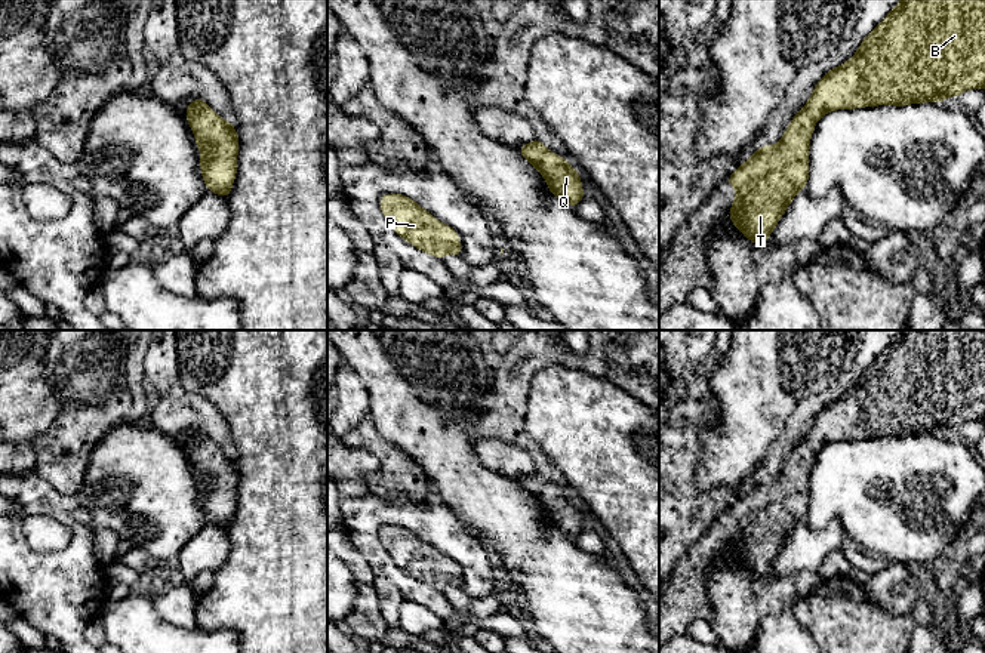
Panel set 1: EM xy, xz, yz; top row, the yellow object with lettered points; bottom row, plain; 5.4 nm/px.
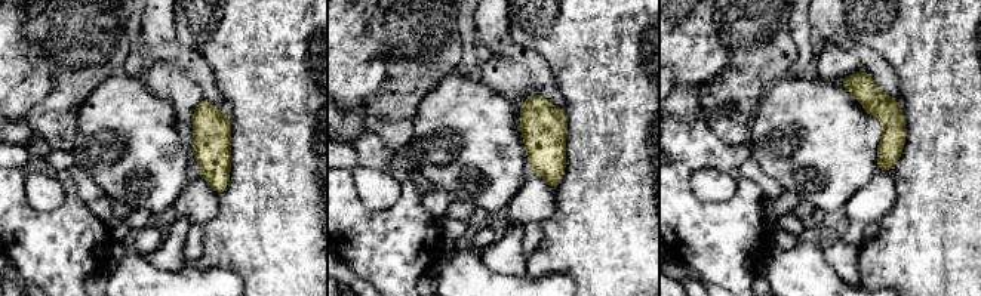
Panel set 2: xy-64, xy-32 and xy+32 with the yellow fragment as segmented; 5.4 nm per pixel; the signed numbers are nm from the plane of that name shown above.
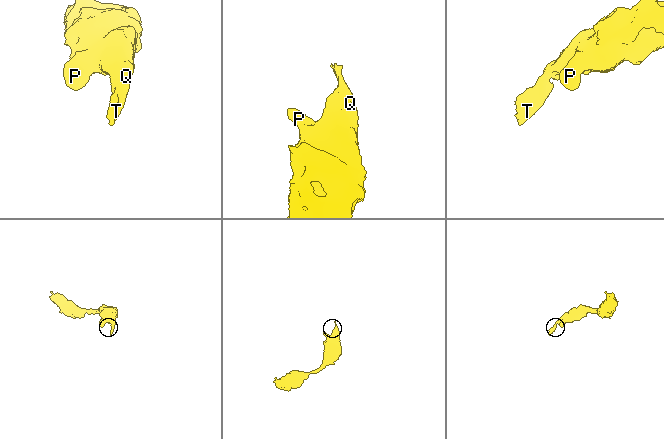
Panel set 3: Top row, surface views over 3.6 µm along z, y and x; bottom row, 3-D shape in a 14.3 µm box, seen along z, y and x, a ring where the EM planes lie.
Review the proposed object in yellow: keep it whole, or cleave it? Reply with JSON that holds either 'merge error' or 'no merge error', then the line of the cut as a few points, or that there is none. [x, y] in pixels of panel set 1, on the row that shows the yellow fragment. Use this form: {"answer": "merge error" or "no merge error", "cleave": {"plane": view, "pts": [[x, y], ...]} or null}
{"answer": "no merge error", "cleave": null}

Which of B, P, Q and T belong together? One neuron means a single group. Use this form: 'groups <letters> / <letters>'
groups B P Q T

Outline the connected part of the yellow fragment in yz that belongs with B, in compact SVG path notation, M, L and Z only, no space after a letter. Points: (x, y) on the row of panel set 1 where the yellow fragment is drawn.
M901 0L890 13L862 40L856 53L843 65L829 70L815 86L806 107L800 110L776 145L761 145L744 161L727 182L738 194L729 219L752 243L767 241L778 221L798 190L809 179L809 147L816 121L832 110L853 110L875 105L935 102L960 96L967 89L985 89L985 0Z

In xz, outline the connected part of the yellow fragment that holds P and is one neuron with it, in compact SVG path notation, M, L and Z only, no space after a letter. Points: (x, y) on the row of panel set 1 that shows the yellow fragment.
M390 192L381 197L379 207L394 231L416 249L437 259L446 255L462 256L458 232L412 198Z

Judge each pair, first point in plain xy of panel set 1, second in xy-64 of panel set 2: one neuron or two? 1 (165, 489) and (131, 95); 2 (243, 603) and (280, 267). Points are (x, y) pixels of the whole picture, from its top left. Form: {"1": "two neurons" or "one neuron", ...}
{"1": "one neuron", "2": "one neuron"}

